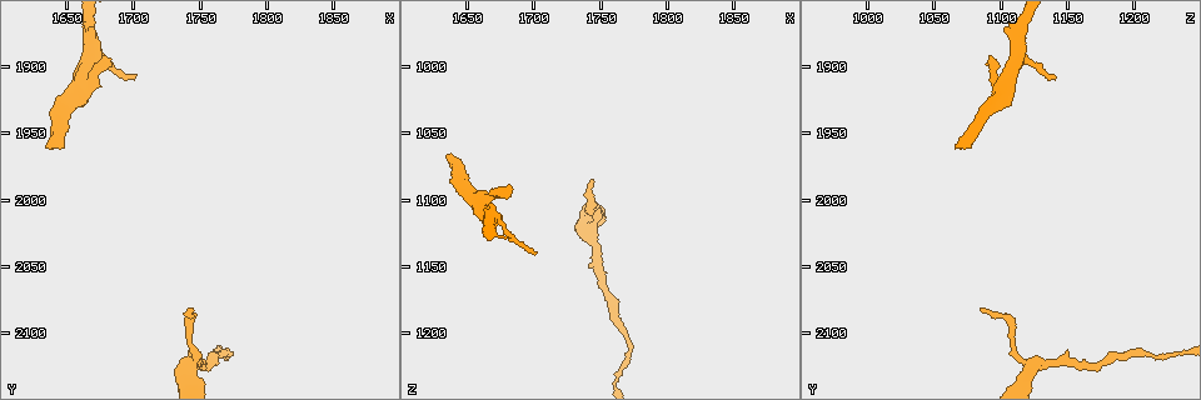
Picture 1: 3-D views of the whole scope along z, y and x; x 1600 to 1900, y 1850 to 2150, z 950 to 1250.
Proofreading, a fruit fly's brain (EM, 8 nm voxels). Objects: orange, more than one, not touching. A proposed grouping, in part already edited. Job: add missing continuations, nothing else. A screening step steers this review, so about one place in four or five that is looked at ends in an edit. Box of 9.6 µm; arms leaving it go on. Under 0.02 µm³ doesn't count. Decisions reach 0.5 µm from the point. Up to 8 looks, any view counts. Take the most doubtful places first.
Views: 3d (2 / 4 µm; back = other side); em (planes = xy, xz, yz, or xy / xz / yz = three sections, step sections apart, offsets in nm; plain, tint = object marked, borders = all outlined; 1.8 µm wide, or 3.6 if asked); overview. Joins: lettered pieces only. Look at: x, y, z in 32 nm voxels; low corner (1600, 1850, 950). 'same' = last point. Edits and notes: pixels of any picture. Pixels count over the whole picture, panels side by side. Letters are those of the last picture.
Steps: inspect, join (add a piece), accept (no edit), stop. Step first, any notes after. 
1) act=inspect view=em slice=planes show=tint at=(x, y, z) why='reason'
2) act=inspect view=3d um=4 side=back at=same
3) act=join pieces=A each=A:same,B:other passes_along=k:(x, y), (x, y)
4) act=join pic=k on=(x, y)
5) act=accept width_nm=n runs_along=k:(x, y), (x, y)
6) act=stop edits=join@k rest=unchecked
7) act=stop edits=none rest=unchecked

act=inspect view=em slice=planes show=borders at=(1636, 1962, 1068) why='an open end'

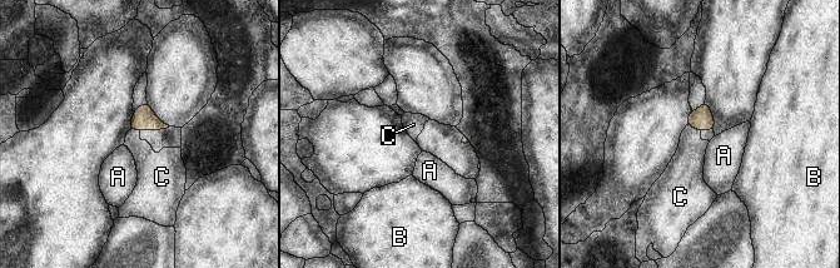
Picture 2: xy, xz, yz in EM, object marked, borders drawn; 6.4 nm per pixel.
act=join pieces=C each=A:other,B:other,C:same found='it goes on there'

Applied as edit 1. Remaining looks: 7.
act=inspect view=3d um=4 side=back at=(1684, 1898, 1092) why='an open end'

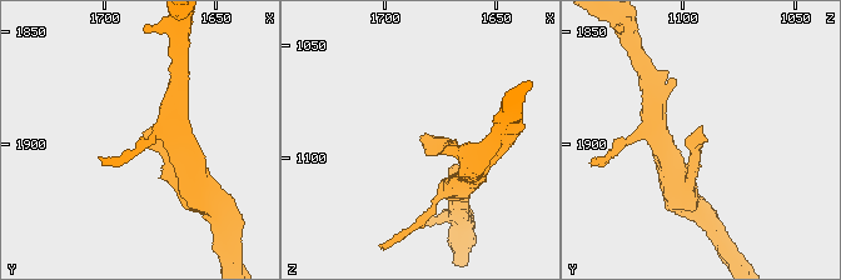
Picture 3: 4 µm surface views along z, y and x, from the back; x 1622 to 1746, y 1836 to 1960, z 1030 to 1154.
act=inspect view=em slice=planes show=borders at=(1684, 1898, 1090)

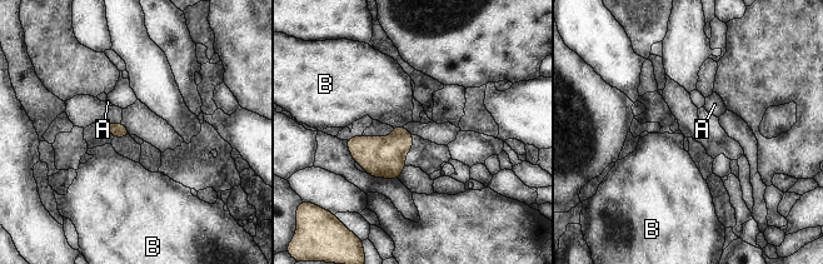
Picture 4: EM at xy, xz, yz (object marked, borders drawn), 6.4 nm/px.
act=accept each=A:other,B:other border=4:(403, 125), (393, 128) found='no lettered piece goes on from it'

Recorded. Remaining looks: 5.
act=inspect view=em slice=xy step=8 show=borders at=(1744, 2080, 1086) why='branch stops here'

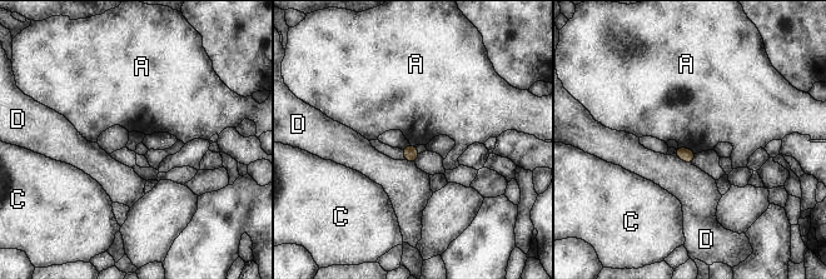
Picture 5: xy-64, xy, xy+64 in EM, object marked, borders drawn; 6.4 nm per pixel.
act=inspect view=em slice=planes show=borders at=same why='cut it another way'

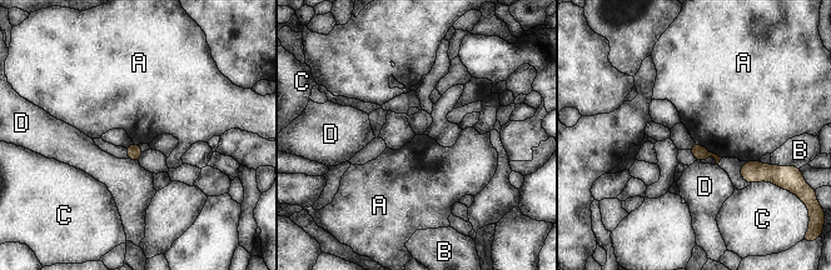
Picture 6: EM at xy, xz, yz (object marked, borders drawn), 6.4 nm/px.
act=accept width_nm=90 each=A:other,B:other,C:other,D:other border=6:(695, 141), (721, 158) found='none of them fits'

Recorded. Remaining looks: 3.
act=stop edits=join@2 rest=unchecked

